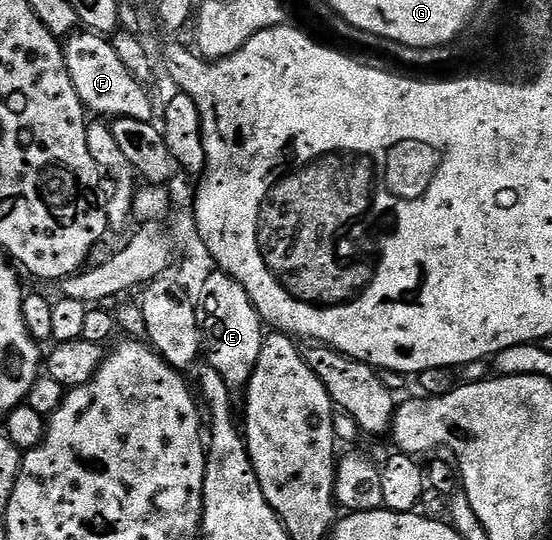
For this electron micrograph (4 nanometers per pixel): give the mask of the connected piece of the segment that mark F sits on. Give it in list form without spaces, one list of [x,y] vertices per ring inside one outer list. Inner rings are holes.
[[[78,30],[64,41],[63,51],[65,54],[65,65],[69,71],[71,82],[75,86],[75,90],[79,94],[82,104],[90,113],[96,114],[101,118],[135,118],[136,120],[152,121],[153,104],[149,101],[146,85],[140,84],[136,78],[129,73],[127,66],[123,66],[123,62],[119,62],[119,54],[115,54],[112,43],[104,35],[88,30]]]

